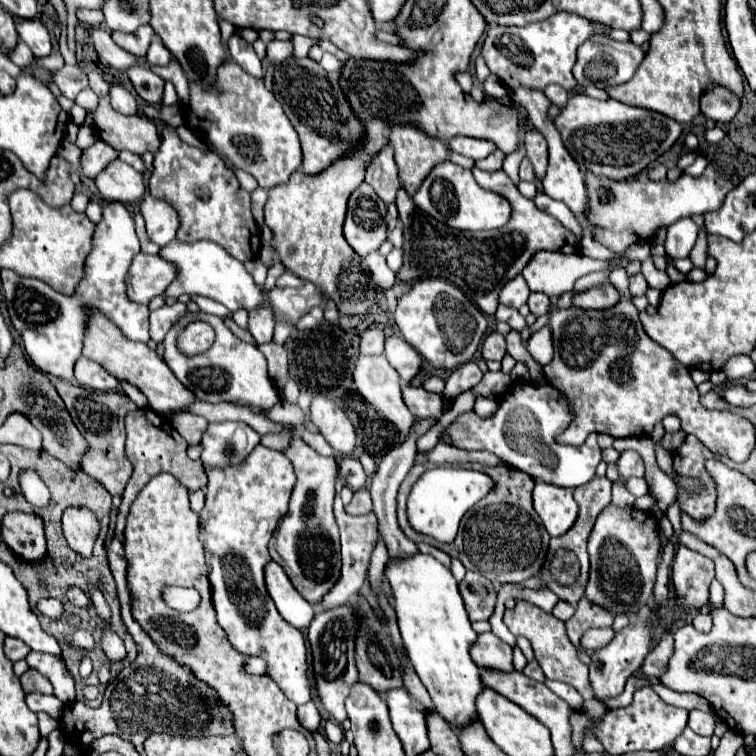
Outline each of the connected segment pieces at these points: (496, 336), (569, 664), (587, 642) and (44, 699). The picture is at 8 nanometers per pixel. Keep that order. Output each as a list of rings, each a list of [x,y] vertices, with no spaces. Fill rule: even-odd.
[[[490,332],[486,338],[484,338],[484,344],[482,344],[482,358],[484,360],[502,360],[506,354],[506,340],[500,332]]]
[[[516,600],[516,606],[512,610],[506,608],[504,624],[510,628],[510,632],[514,636],[524,636],[524,638],[528,638],[532,642],[534,656],[536,656],[538,664],[542,666],[542,670],[544,670],[548,680],[558,680],[558,682],[566,682],[566,684],[574,686],[582,694],[584,700],[592,700],[594,698],[592,686],[588,682],[588,666],[578,660],[578,650],[574,648],[574,644],[566,636],[564,622],[560,622],[558,618],[554,618],[552,614],[540,610],[538,606],[530,604],[530,602]]]
[[[611,627],[589,629],[581,639],[581,646],[584,649],[598,650],[608,644],[614,636],[615,632]]]
[[[26,694],[26,704],[32,712],[46,712],[52,718],[62,716],[62,702],[54,695]]]

